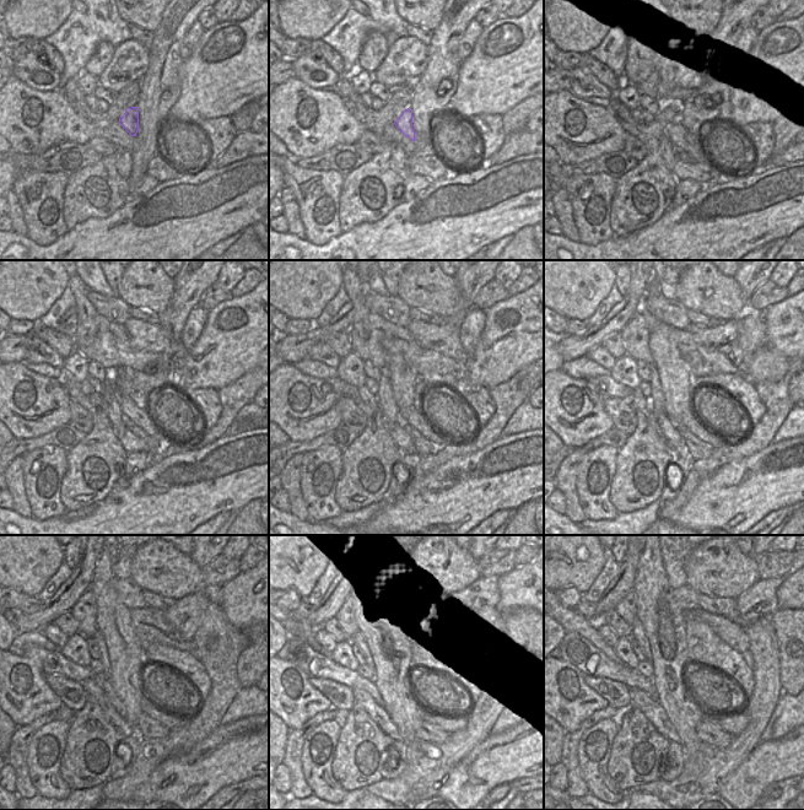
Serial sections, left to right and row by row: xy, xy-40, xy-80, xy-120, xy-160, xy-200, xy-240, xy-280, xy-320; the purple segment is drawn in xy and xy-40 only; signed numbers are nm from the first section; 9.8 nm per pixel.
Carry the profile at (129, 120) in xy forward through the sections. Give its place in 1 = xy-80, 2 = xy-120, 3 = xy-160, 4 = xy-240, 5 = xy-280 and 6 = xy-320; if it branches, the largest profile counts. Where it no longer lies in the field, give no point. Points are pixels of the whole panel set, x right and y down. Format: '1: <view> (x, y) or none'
1: xy-80 (675, 130)
2: xy-120 (141, 417)
3: xy-160 (414, 416)
4: xy-240 (168, 719)
5: xy-280 (448, 723)
6: xy-320 (733, 723)

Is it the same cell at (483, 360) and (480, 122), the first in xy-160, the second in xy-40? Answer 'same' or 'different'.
different

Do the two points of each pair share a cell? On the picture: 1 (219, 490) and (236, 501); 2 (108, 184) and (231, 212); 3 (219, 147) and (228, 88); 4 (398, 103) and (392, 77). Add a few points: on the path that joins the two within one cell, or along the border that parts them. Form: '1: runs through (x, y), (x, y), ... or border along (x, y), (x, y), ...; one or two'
1: runs through (222, 490), (232, 497); one
2: border along (130, 198), (108, 216); two
3: border along (230, 115), (205, 118), (199, 125); two
4: border along (408, 84), (397, 87), (392, 93); two

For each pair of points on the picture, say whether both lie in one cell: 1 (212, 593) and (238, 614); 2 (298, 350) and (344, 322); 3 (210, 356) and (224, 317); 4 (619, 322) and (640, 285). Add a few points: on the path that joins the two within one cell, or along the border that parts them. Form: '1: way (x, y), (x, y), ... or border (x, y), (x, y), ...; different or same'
1: border (222, 586), (221, 604); different
2: way (309, 339), (333, 327); same
3: way (220, 346), (224, 343), (224, 327); same
4: way (624, 313), (635, 295); same

